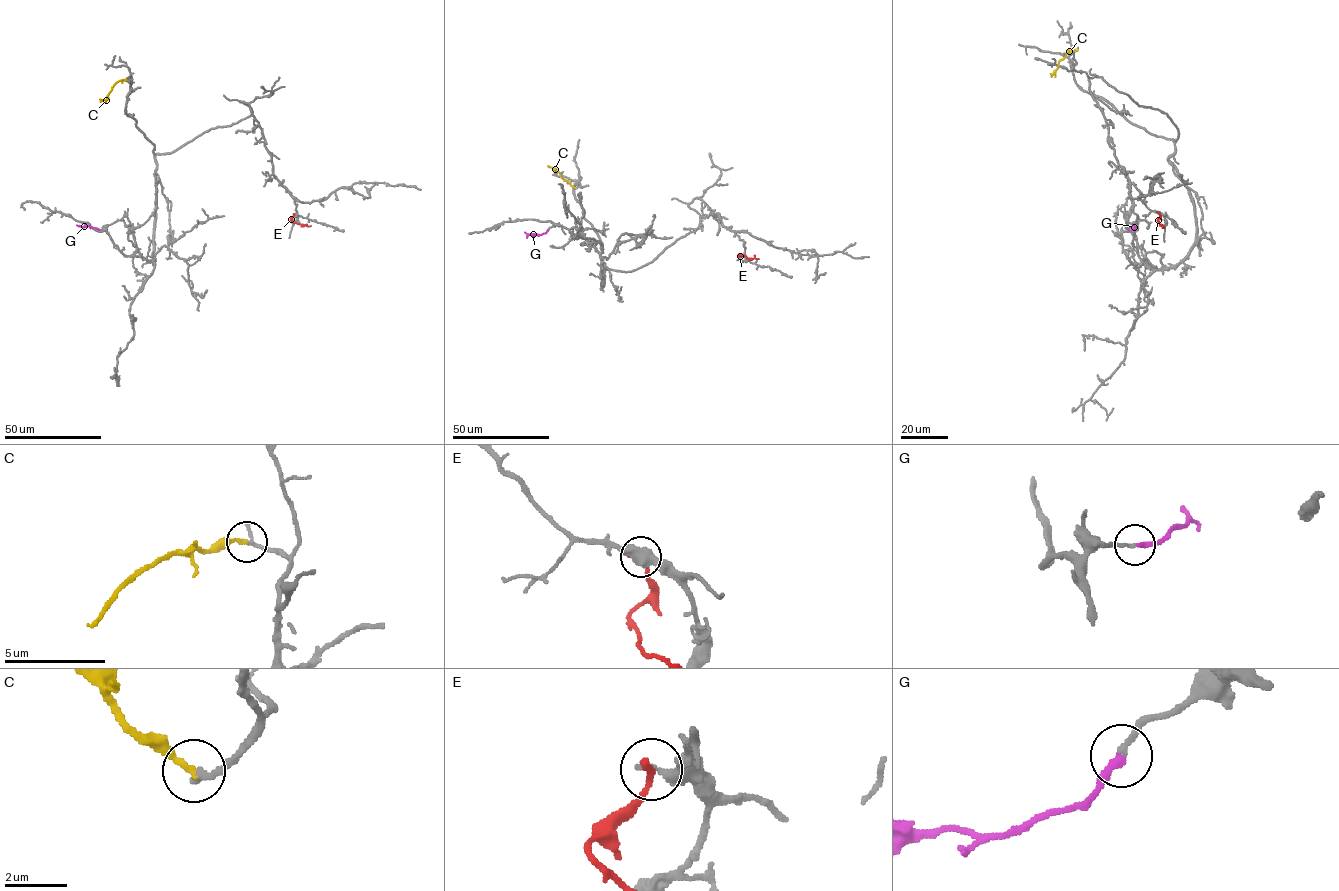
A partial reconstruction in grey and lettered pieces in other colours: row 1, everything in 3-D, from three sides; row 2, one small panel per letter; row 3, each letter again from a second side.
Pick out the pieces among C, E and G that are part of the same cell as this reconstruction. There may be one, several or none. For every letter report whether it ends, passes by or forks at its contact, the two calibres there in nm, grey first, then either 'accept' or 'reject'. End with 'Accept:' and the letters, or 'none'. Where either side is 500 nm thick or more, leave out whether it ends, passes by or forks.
C: it ends | 220/200 nm | accept
E: it ends | 260/260 nm | reject
G: it ends | 180/240 nm | accept
Accept: C, G

